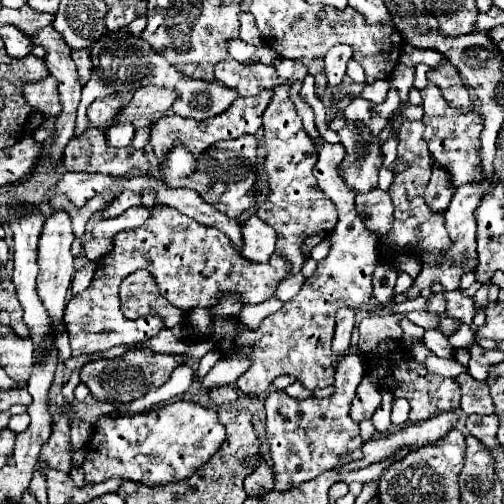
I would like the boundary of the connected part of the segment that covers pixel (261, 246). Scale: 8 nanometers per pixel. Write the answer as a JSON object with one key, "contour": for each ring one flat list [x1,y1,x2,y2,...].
{"contour":[[250,217,242,225,242,237,244,237,244,245,240,251,242,257,256,263,270,261,274,253,274,243,276,243,276,231,270,225,266,225,258,217]]}

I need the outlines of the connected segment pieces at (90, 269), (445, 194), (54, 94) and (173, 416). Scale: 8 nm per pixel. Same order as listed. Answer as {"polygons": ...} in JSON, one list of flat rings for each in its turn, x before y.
{"polygons":[[[86,263,82,269,78,269,74,273,74,279,72,279,72,295,82,293,92,283,94,271,96,271,96,263]],[[432,169,432,179,426,185,426,205,430,207,432,213,444,213,448,203,452,197,452,189,450,189,450,181,446,181,446,173,442,173,442,169]],[[46,77,38,83,30,83,24,89,26,101,32,105,34,111,44,115,58,115,62,111,62,103,58,97,58,81,56,77]],[[176,401,176,403,170,403,170,405,168,405,168,403,166,403,166,405,156,405,156,407,152,407,150,411,138,413,138,415,118,415,118,417,114,417,114,419,112,419,110,415,102,415,102,417,98,419,96,427,94,427,94,435,92,435,92,439,90,439,90,451,88,451,88,455,86,455,86,461,84,461,82,469,84,469,84,473,86,473,86,481,88,481,88,483,102,483,102,481,108,481,108,479,112,479,112,477,120,477,120,479,128,479,128,481,136,481,136,483,144,483,144,485,154,485,154,487,158,487,158,485,168,485,168,483,178,483,178,481,186,481,188,477,192,477,194,471,198,471,198,469,222,447,224,439,226,439,226,429,224,429,224,425,218,421,216,411,214,411,214,409,204,409,202,405,190,403,190,401]]]}

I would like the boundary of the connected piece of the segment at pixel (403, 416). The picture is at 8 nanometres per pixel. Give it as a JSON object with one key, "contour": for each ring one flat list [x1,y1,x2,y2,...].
{"contour":[[395,398,394,409,392,409,392,423,404,425,408,421,408,411,410,411,408,401,404,398]]}

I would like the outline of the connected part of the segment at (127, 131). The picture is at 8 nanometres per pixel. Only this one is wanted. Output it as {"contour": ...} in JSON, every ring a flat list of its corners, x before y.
{"contour":[[120,121,120,123,112,125,112,127,108,127,104,131,104,135,106,135,108,145,112,145,112,147,128,147,130,141,132,141,132,135,134,135,134,127,128,121]]}

